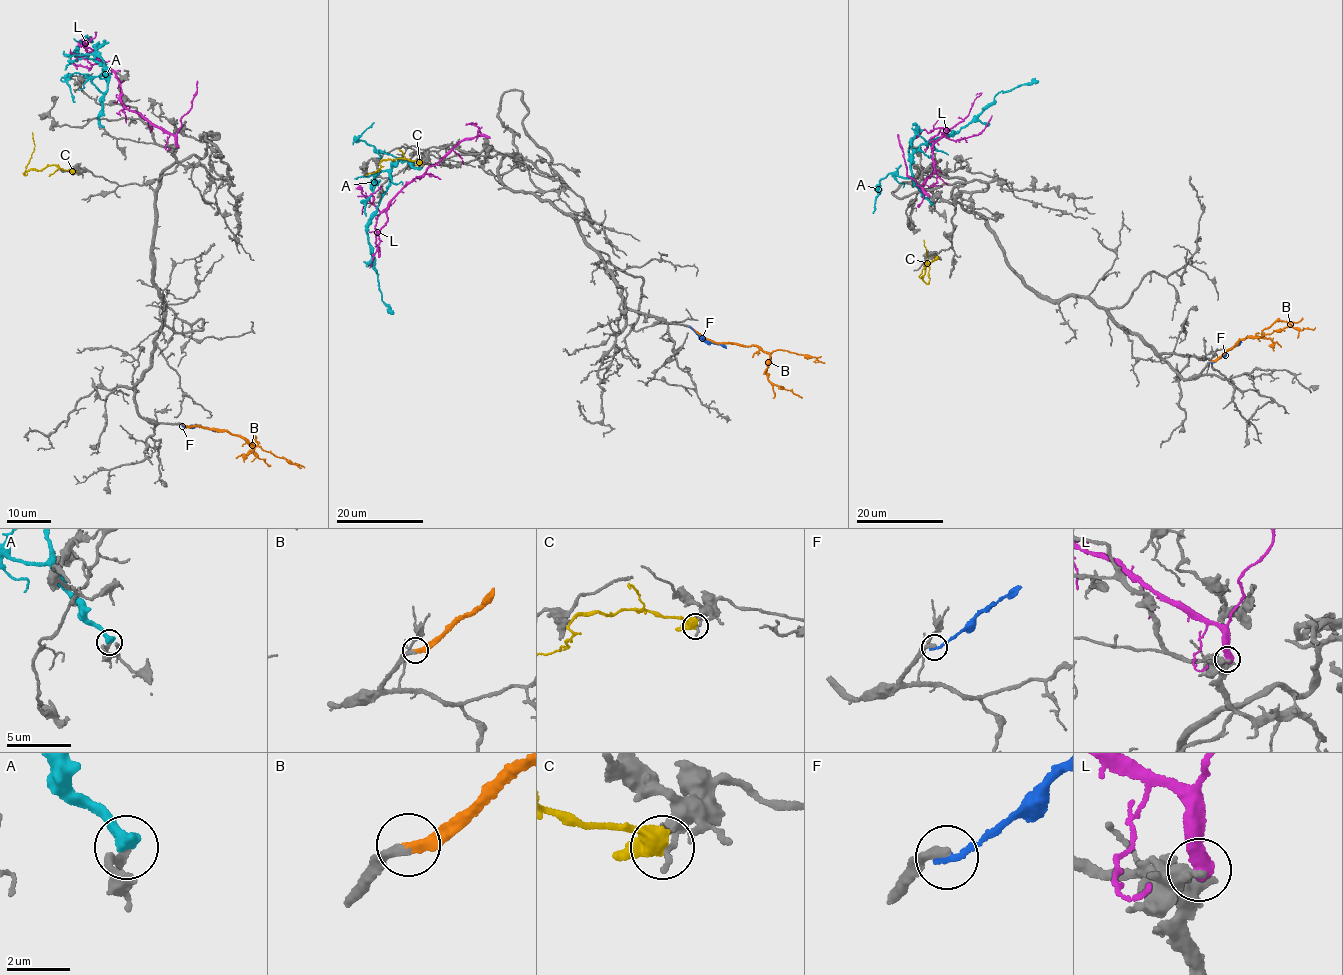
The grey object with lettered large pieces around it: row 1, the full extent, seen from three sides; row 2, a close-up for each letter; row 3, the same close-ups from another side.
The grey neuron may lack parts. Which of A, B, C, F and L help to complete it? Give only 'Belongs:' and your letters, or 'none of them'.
Belongs: B

